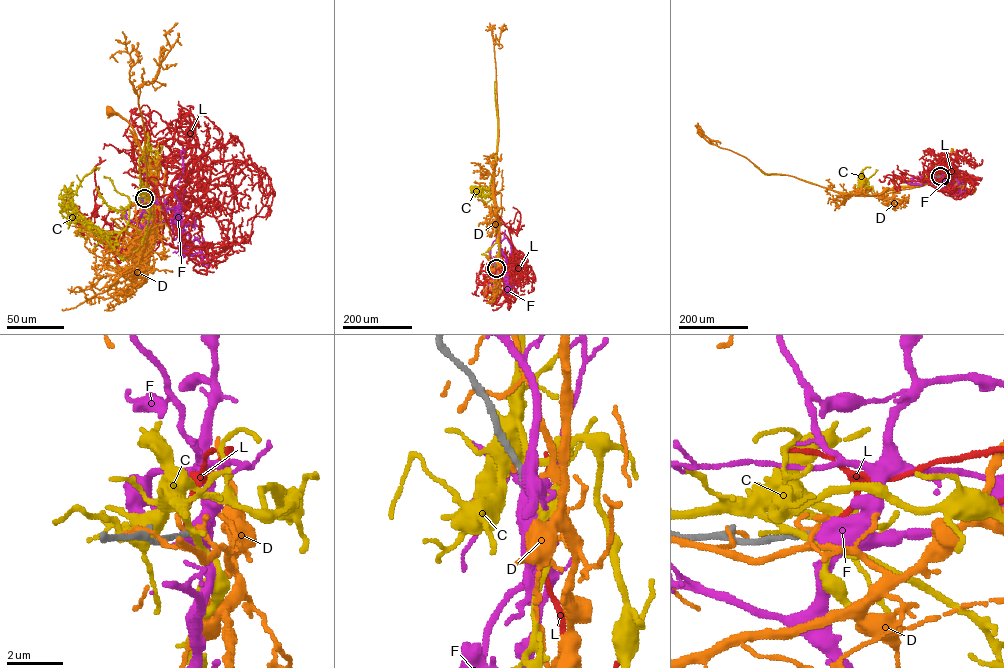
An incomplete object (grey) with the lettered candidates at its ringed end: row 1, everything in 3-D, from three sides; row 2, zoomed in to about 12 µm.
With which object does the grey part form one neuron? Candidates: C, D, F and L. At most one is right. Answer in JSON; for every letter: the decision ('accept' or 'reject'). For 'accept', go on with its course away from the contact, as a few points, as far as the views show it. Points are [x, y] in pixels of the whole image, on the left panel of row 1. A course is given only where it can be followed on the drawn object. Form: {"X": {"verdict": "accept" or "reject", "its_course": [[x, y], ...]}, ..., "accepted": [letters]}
{"C": {"verdict": "reject"}, "D": {"verdict": "reject"}, "F": {"verdict": "reject"}, "L": {"verdict": "accept", "its_course": [[143, 198], [154, 199], [147, 187], [154, 176], [180, 169], [194, 155], [169, 187], [186, 205]]}, "accepted": ["L"]}

